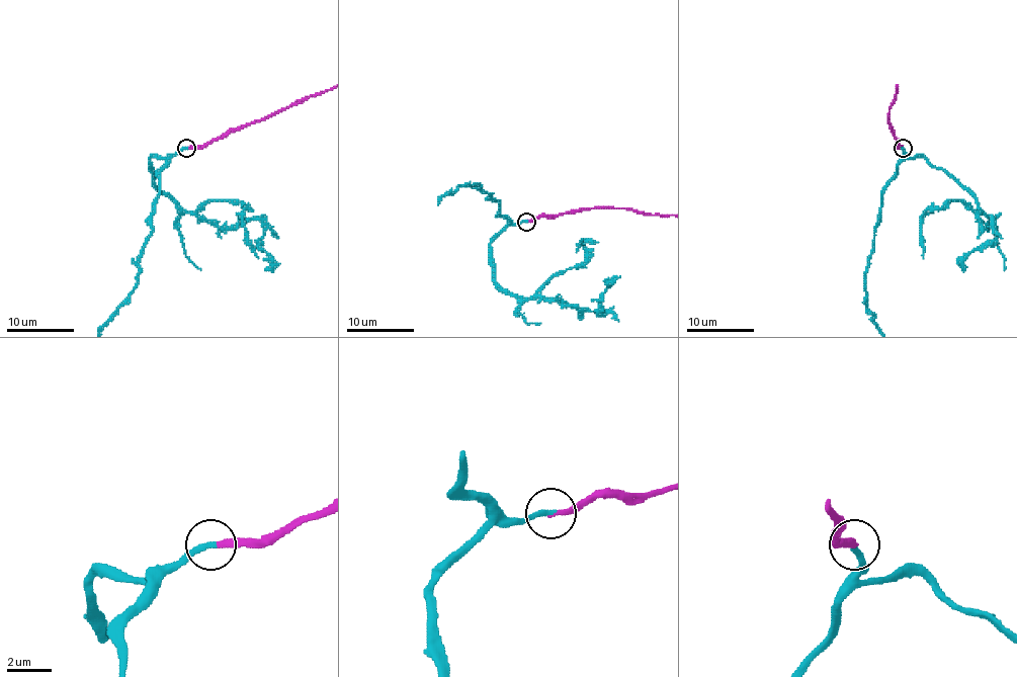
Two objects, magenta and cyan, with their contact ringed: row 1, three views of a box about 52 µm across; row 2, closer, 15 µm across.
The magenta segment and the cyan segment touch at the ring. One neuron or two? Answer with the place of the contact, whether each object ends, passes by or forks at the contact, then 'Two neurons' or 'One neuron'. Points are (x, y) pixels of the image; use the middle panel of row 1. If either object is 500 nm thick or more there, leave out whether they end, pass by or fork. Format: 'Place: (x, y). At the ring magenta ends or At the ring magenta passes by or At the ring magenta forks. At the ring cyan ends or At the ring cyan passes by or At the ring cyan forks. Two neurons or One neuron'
Place: (526, 222). At the ring magenta ends. At the ring cyan ends. One neuron

